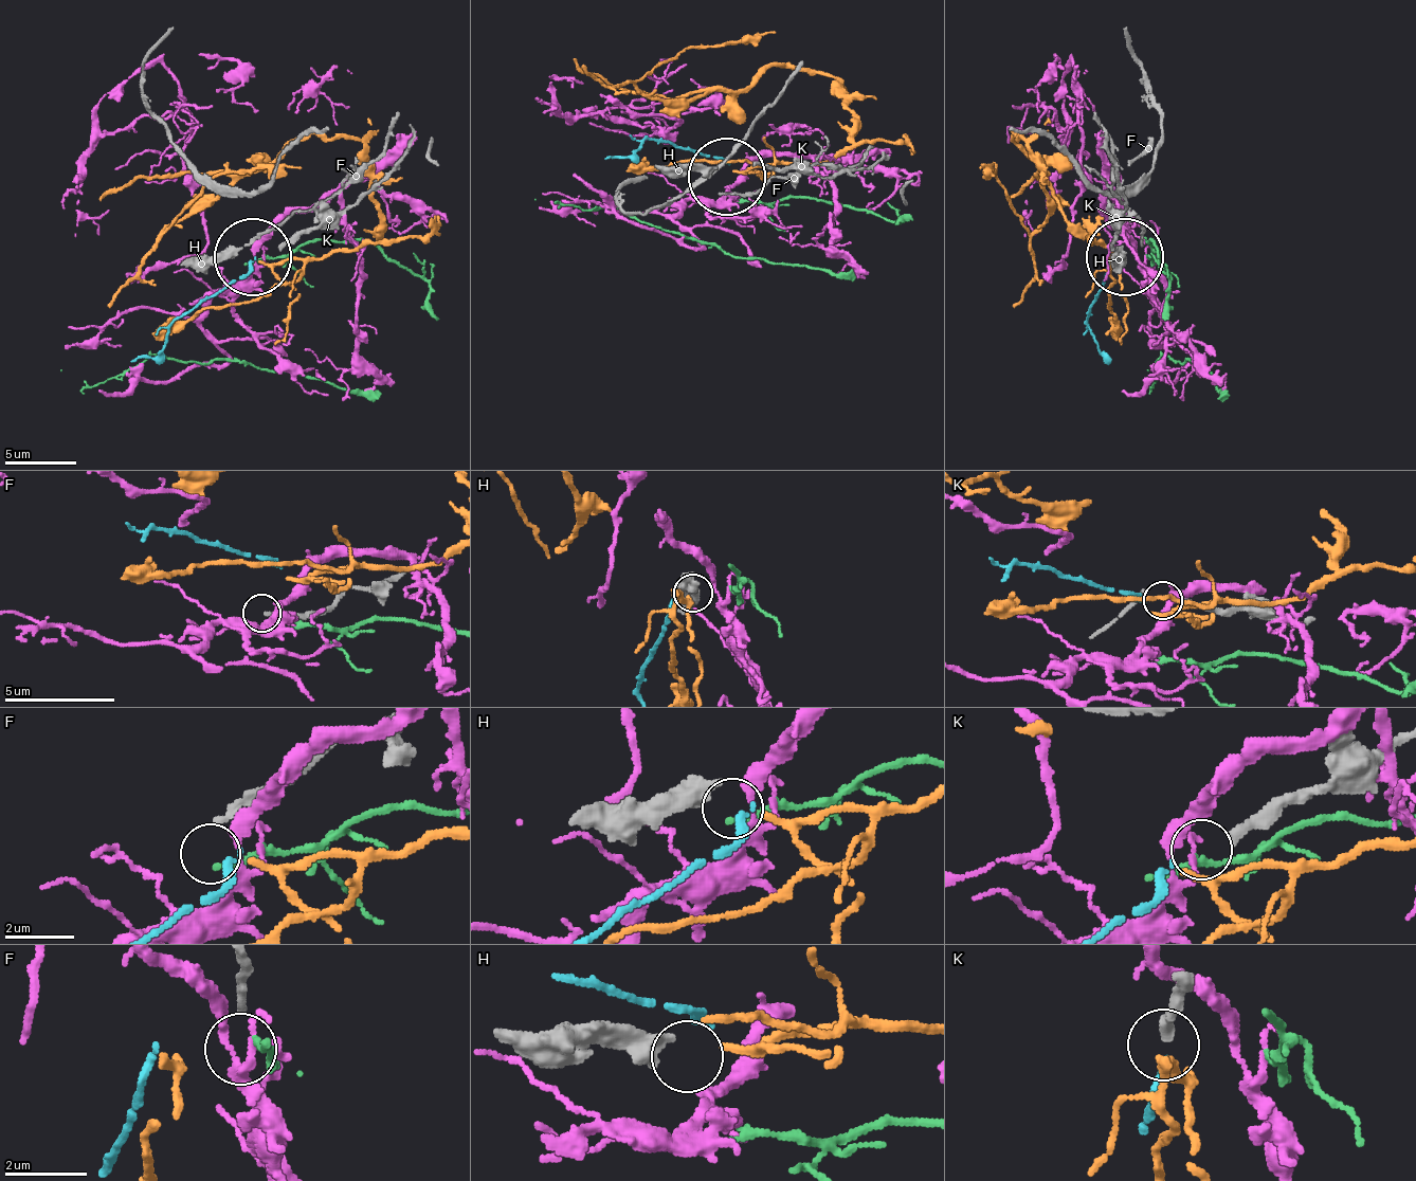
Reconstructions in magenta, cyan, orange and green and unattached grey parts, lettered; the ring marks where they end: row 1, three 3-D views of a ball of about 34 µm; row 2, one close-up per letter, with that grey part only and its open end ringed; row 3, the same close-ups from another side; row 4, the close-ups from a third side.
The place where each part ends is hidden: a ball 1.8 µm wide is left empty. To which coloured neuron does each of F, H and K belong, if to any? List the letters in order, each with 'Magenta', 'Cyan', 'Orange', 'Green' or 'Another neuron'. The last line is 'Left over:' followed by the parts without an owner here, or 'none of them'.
F: Another neuron
H: Orange
K: Cyan
Left over: F

